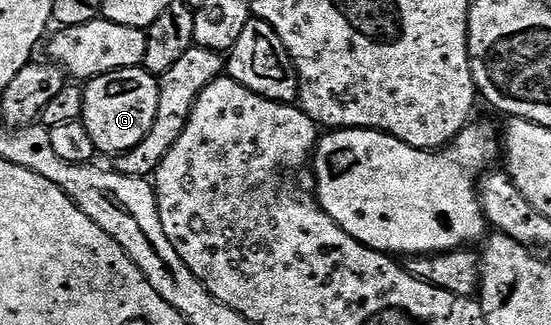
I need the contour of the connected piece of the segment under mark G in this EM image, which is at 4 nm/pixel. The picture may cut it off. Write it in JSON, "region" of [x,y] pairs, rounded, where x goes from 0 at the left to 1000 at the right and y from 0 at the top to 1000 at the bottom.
{"region":[[[261,206],[209,215],[160,249],[151,271],[151,351],[143,378],[165,412],[178,471],[218,474],[252,449],[281,375],[292,262]]]}

